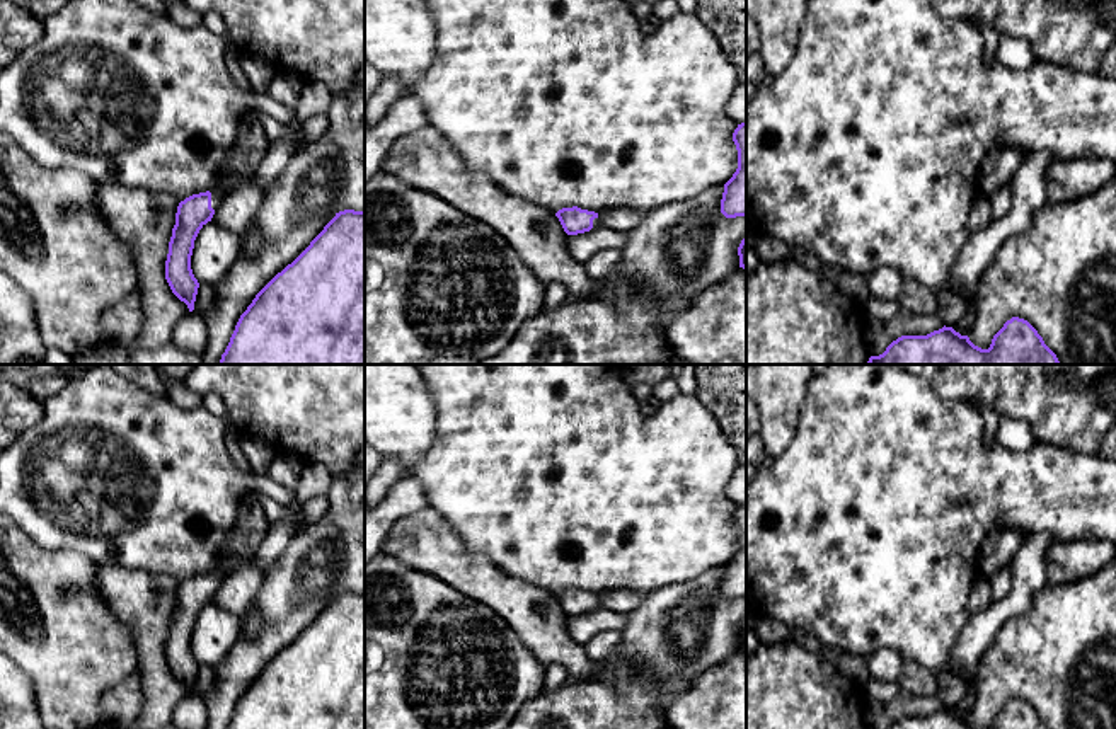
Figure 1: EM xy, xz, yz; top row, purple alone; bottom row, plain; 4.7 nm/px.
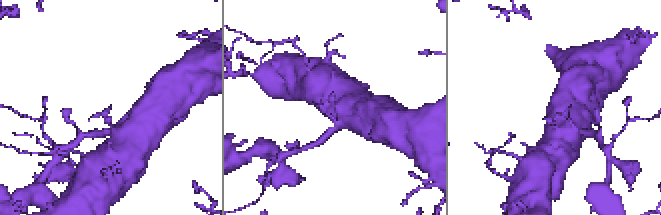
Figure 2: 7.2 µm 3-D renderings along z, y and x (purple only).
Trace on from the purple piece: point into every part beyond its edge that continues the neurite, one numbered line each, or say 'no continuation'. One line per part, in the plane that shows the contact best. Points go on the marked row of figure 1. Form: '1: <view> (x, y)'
1: xy (251, 145)

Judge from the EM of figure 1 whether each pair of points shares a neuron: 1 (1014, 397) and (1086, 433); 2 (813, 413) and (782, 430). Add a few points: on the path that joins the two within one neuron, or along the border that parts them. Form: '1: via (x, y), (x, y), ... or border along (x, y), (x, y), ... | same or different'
1: via (1031, 397), (1069, 416) | same
2: border along (808, 382), (796, 433), (776, 455) | different

